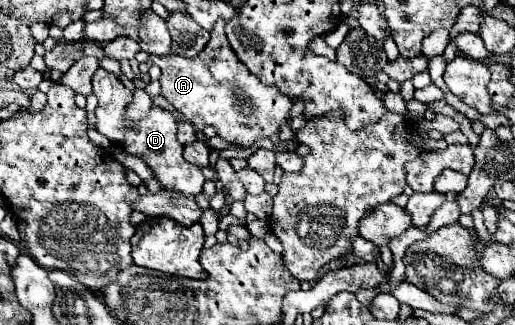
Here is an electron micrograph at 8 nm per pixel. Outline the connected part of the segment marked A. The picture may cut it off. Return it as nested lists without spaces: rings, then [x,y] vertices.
[[[218,20],[214,24],[214,28],[210,30],[212,38],[206,44],[206,48],[196,56],[196,58],[180,58],[176,54],[166,54],[166,56],[156,56],[150,54],[148,60],[156,66],[160,66],[162,76],[160,76],[160,86],[162,86],[162,96],[180,112],[180,116],[194,124],[198,130],[212,126],[216,130],[216,134],[220,138],[224,138],[226,142],[234,144],[234,146],[242,146],[248,148],[254,144],[254,140],[258,138],[268,138],[270,134],[278,134],[280,128],[286,124],[286,114],[292,108],[290,98],[278,94],[278,90],[274,90],[272,86],[262,84],[254,74],[250,74],[250,70],[238,60],[238,56],[234,54],[234,50],[230,50],[230,44],[226,40],[224,34],[224,20]]]

